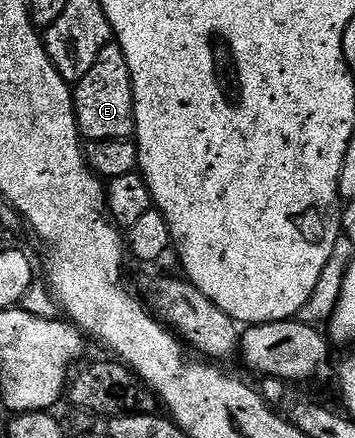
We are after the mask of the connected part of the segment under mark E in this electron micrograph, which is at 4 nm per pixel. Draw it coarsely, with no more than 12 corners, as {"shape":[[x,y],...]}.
{"shape":[[105,46],[72,91],[82,139],[134,137],[133,81]]}

